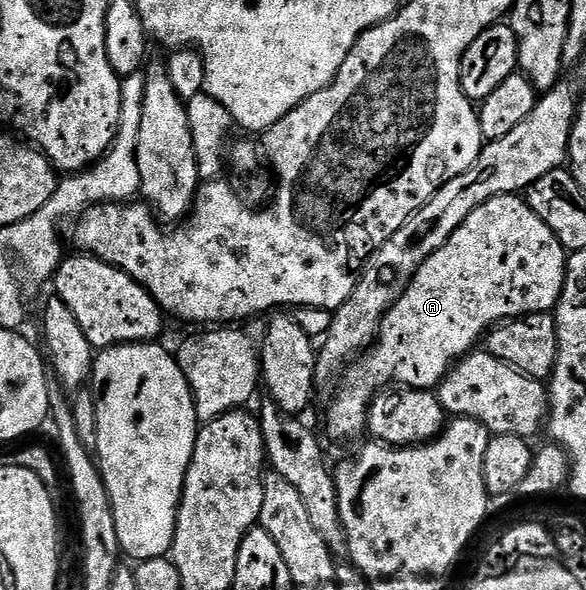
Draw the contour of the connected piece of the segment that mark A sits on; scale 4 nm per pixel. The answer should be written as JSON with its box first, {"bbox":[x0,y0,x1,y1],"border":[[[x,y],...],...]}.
{"bbox":[325,195,567,440],"border":[[[520,195],[496,196],[483,202],[483,206],[476,208],[461,223],[459,230],[455,230],[455,234],[419,266],[407,290],[403,290],[391,310],[381,318],[376,340],[340,373],[341,385],[325,412],[325,428],[330,438],[349,440],[364,428],[366,431],[369,403],[378,392],[390,386],[436,389],[454,364],[478,347],[477,339],[480,336],[482,339],[489,329],[532,312],[553,312],[563,290],[566,263],[567,250],[559,238],[551,234],[543,218],[539,218]]]}

